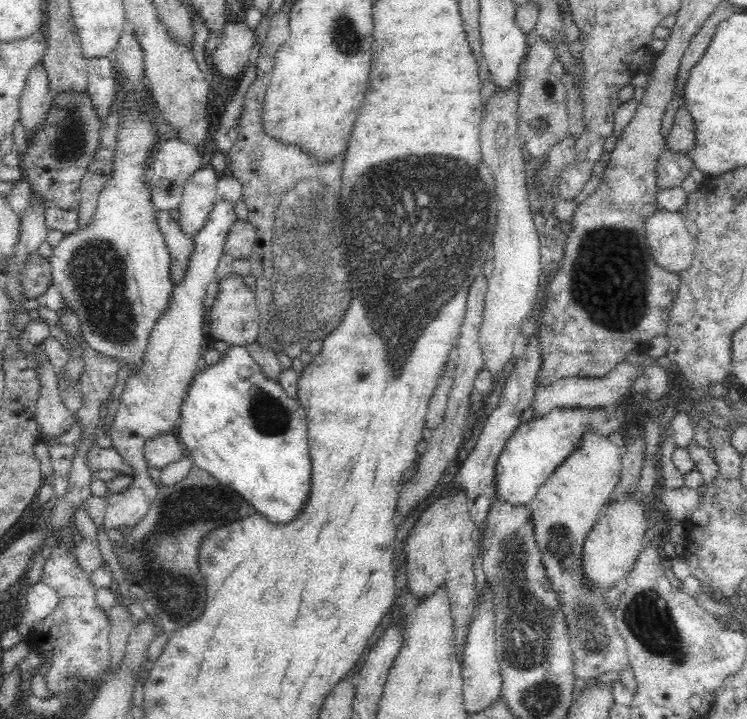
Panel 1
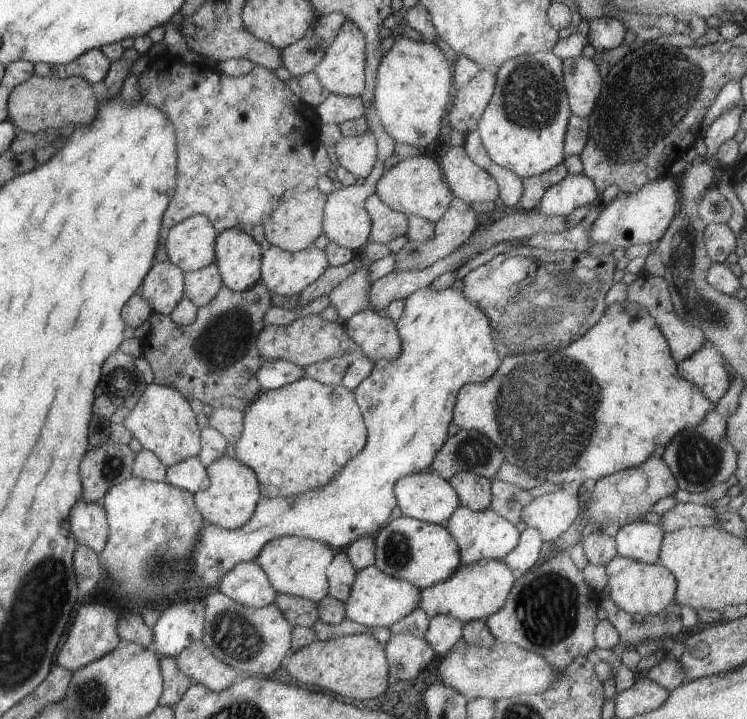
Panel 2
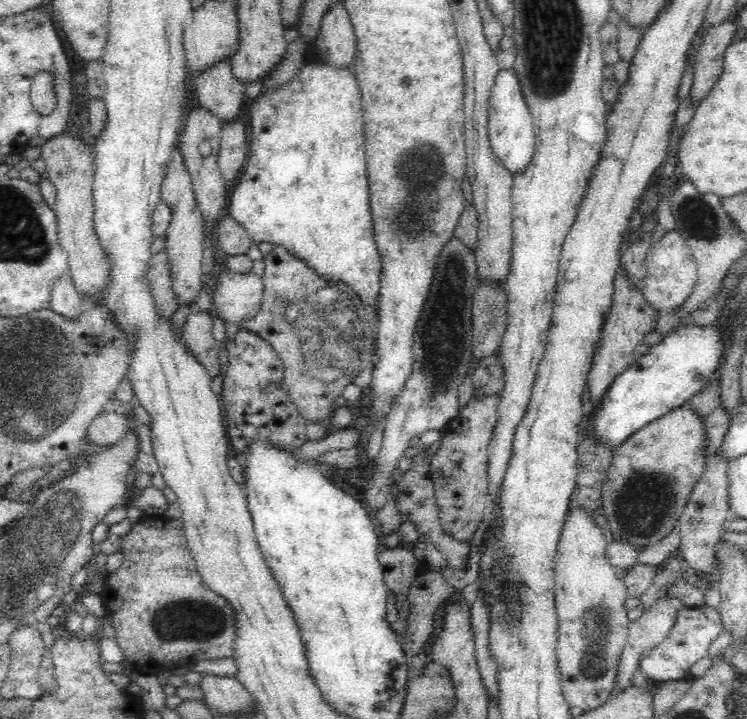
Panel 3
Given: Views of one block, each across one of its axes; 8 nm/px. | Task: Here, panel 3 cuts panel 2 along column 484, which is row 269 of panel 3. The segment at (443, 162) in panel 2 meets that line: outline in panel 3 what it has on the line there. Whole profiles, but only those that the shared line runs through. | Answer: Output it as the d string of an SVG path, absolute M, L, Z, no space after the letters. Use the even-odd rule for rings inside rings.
M178 143L171 152L171 163L164 177L161 188L161 202L165 202L171 209L172 220L166 231L166 247L164 252L170 261L172 273L172 289L176 293L177 301L184 306L192 304L201 289L202 258L204 249L205 220L195 199L192 177L187 171L184 157Z

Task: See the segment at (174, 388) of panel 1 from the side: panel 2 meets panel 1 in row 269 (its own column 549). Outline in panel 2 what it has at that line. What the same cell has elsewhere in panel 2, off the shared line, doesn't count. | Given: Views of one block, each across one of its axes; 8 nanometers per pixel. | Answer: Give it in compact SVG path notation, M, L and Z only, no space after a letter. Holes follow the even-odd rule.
M567 174L561 182L545 190L536 210L544 216L566 217L576 208L591 204L598 196L593 182L587 176Z

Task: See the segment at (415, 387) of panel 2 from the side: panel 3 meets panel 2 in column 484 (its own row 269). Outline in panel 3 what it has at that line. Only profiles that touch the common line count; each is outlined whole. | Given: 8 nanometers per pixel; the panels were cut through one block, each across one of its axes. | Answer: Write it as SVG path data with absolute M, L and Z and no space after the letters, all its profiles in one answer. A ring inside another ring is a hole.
M318 61L302 64L288 82L273 87L253 98L248 110L248 116L250 117L250 150L248 150L246 162L242 167L242 176L236 180L236 185L230 193L230 200L227 201L230 217L234 218L248 231L253 243L268 242L274 246L286 248L288 253L300 257L308 267L314 268L318 275L326 277L328 281L342 281L342 283L350 285L358 293L361 302L376 312L382 264L374 242L372 216L370 216L370 205L368 205L370 194L368 194L368 180L366 180L367 164L364 158L364 134L360 132L360 130L364 130L364 123L362 106L360 106L360 92L358 92L358 84L356 84L354 73L348 70L348 66L336 66L331 62Z

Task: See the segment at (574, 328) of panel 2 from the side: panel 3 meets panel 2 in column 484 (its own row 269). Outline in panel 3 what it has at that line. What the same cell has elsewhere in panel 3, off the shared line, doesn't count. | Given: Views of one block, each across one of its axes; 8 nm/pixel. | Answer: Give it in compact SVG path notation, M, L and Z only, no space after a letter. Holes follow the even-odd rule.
M274 246L274 249L263 257L264 274L263 297L257 316L246 320L242 327L255 332L267 340L282 359L285 368L283 384L291 401L297 405L299 413L305 420L323 420L327 413L332 412L331 400L342 395L344 388L352 383L354 376L364 366L374 364L376 355L376 331L378 322L376 312L361 302L358 293L342 283L328 281L318 275L314 268L308 267L300 257L288 253L286 248Z

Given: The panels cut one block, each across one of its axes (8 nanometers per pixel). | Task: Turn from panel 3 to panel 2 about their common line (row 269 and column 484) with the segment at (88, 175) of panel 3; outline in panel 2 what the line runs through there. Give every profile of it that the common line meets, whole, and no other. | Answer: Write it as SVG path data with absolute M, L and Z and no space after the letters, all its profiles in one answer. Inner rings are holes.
M480 69L461 89L455 89L452 97L453 105L449 104L449 124L451 130L456 130L460 134L467 134L469 131L476 131L477 122L483 113L483 110L492 98L495 87L496 76L489 71Z

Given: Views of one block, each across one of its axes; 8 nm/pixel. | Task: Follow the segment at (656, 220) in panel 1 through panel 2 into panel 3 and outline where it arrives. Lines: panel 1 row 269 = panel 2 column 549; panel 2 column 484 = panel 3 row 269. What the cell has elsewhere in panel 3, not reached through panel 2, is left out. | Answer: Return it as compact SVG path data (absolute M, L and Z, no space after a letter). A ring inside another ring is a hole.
M676 229L664 232L658 242L654 241L646 258L648 273L640 288L646 302L654 306L656 311L674 312L691 296L697 282L699 268L693 256L692 248L686 244Z

